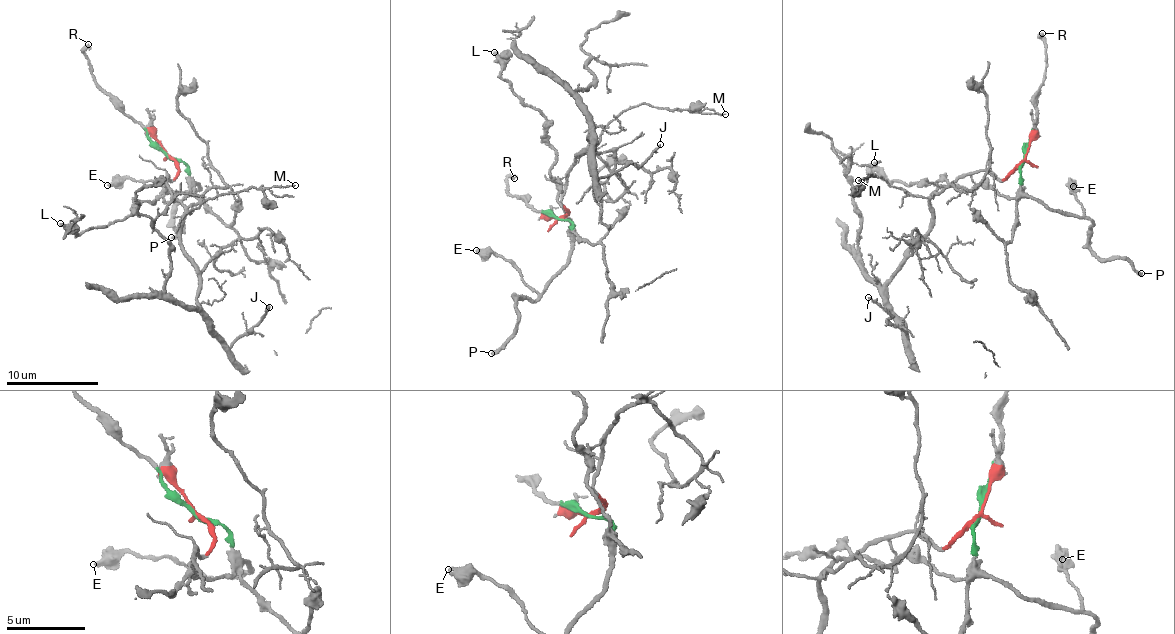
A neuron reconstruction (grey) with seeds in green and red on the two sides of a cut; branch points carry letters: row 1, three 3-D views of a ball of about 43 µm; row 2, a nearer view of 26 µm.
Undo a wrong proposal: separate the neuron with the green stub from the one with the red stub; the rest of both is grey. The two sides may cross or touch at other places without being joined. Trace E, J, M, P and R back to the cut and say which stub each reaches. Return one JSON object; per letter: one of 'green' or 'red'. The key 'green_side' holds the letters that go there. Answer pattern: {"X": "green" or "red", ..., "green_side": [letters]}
{"E": "green", "J": "red", "M": "red", "P": "green", "R": "green", "green_side": ["E", "P", "R"]}

